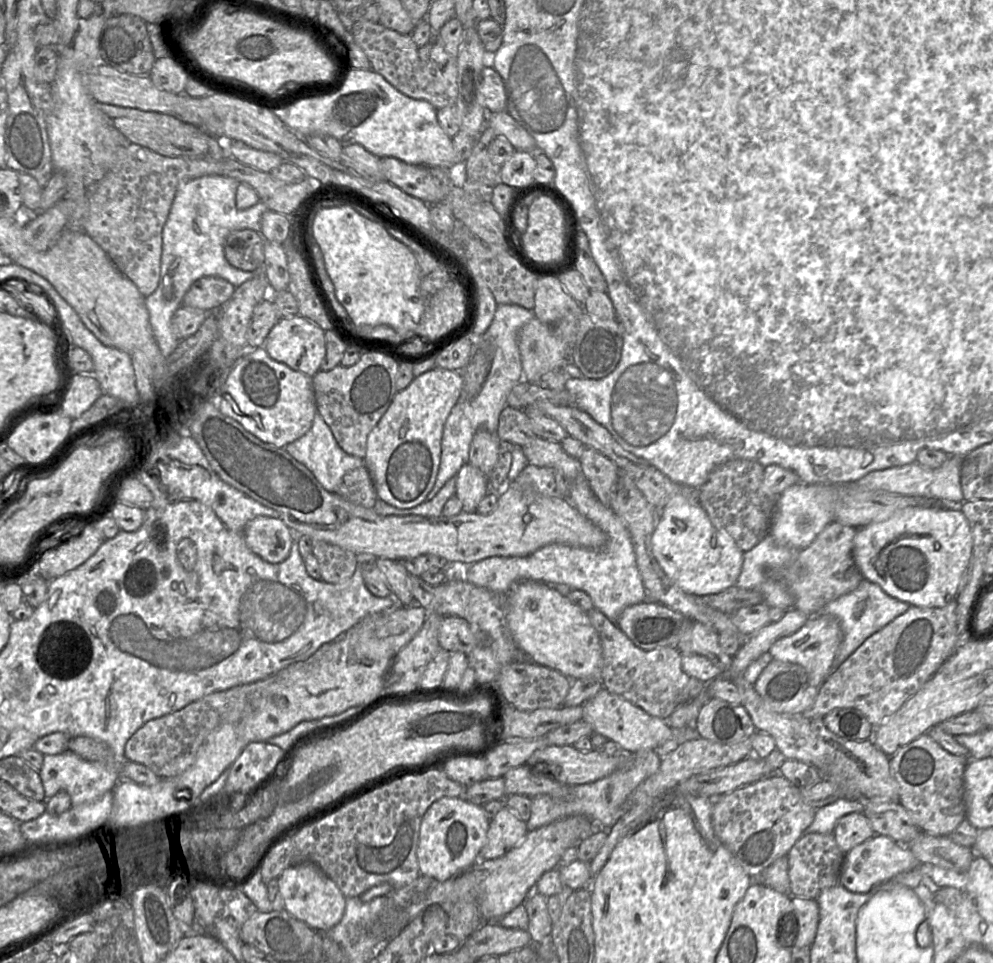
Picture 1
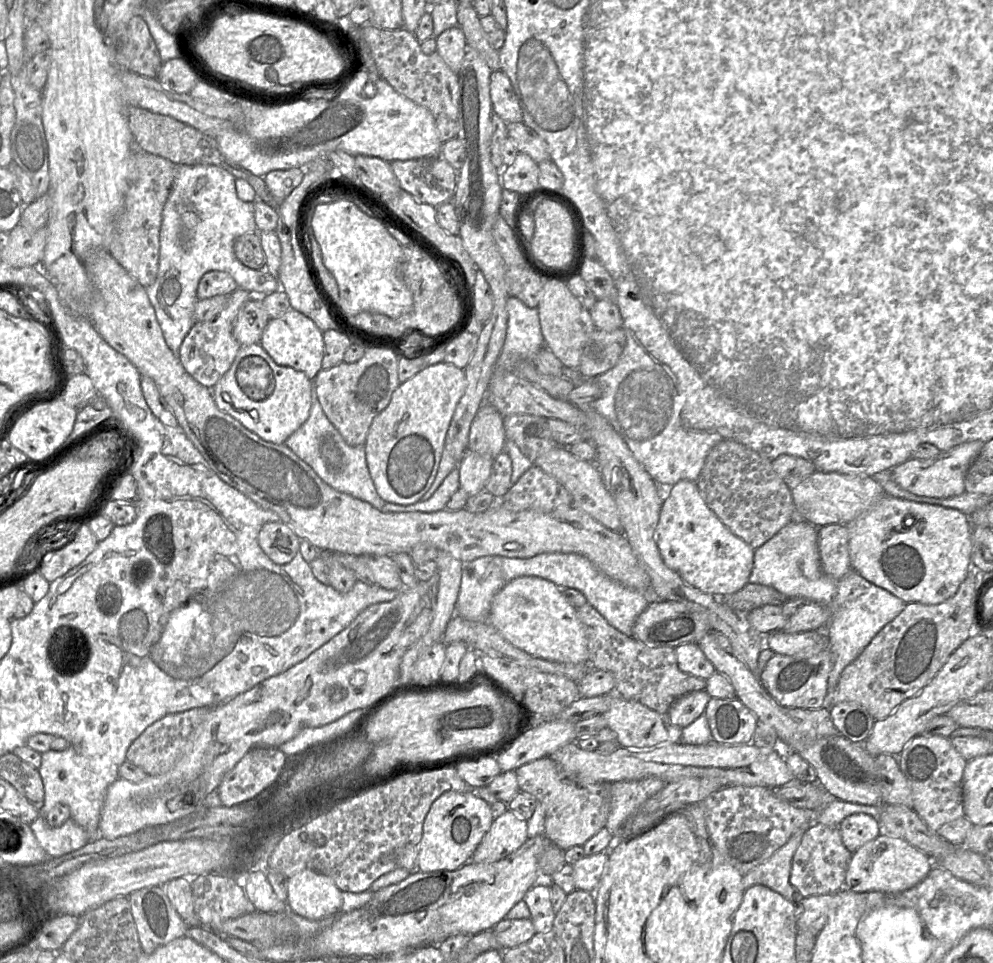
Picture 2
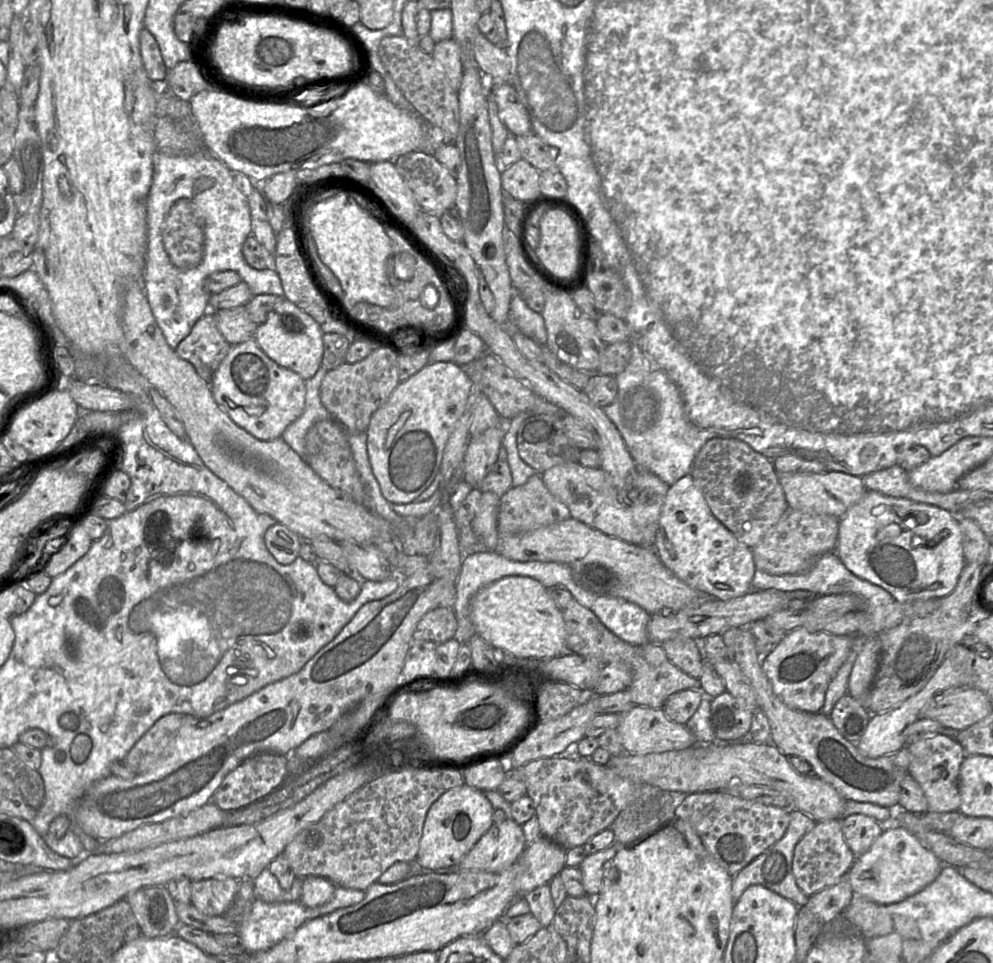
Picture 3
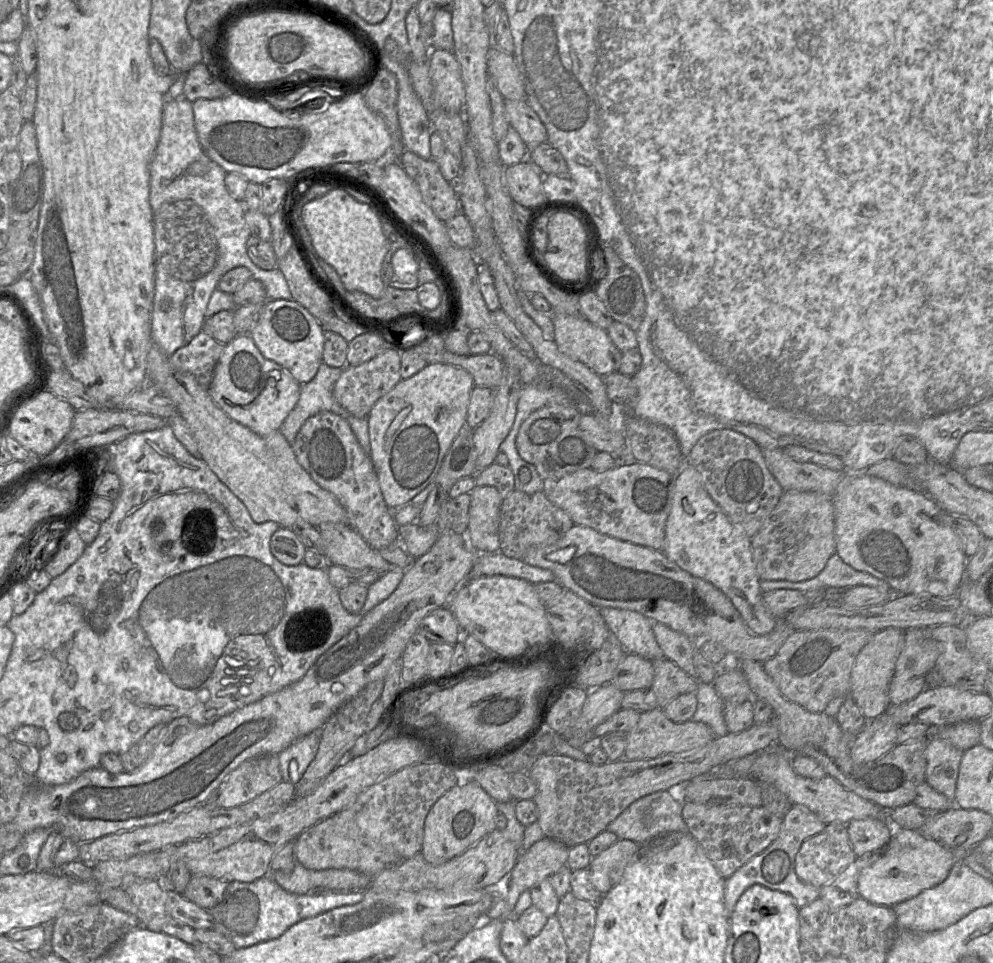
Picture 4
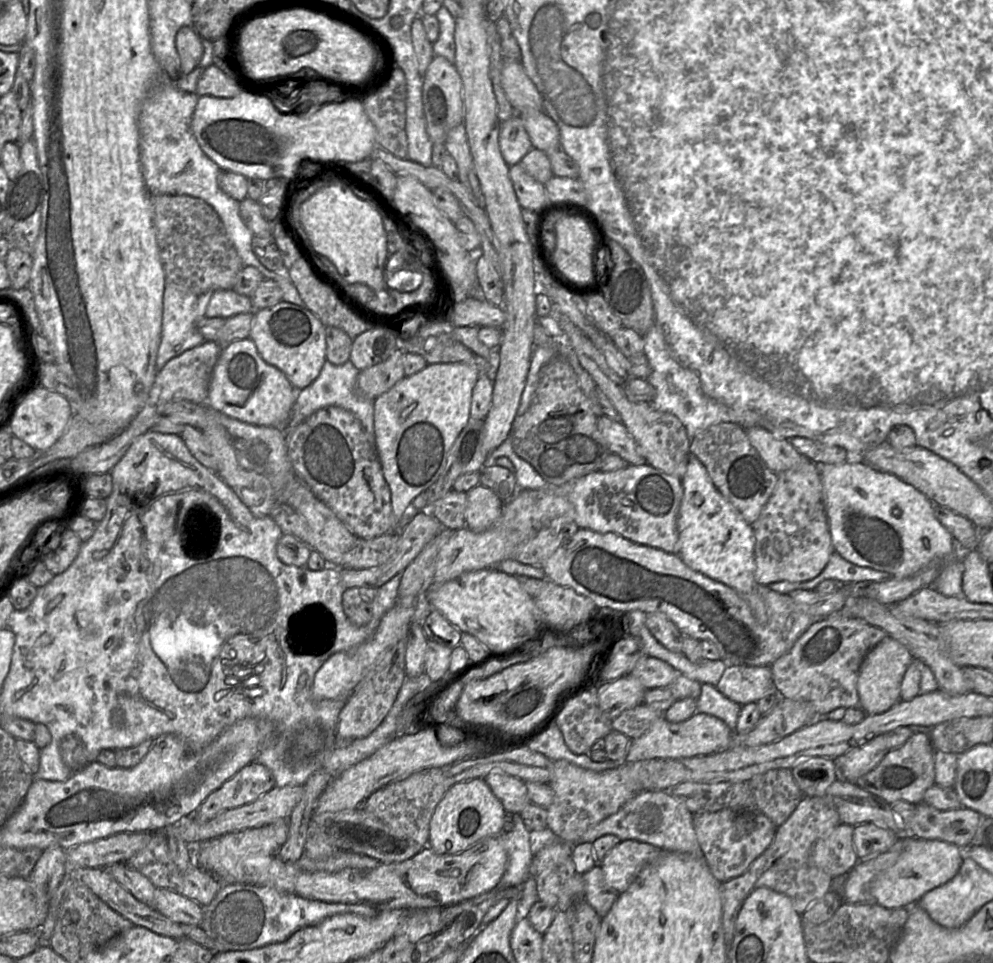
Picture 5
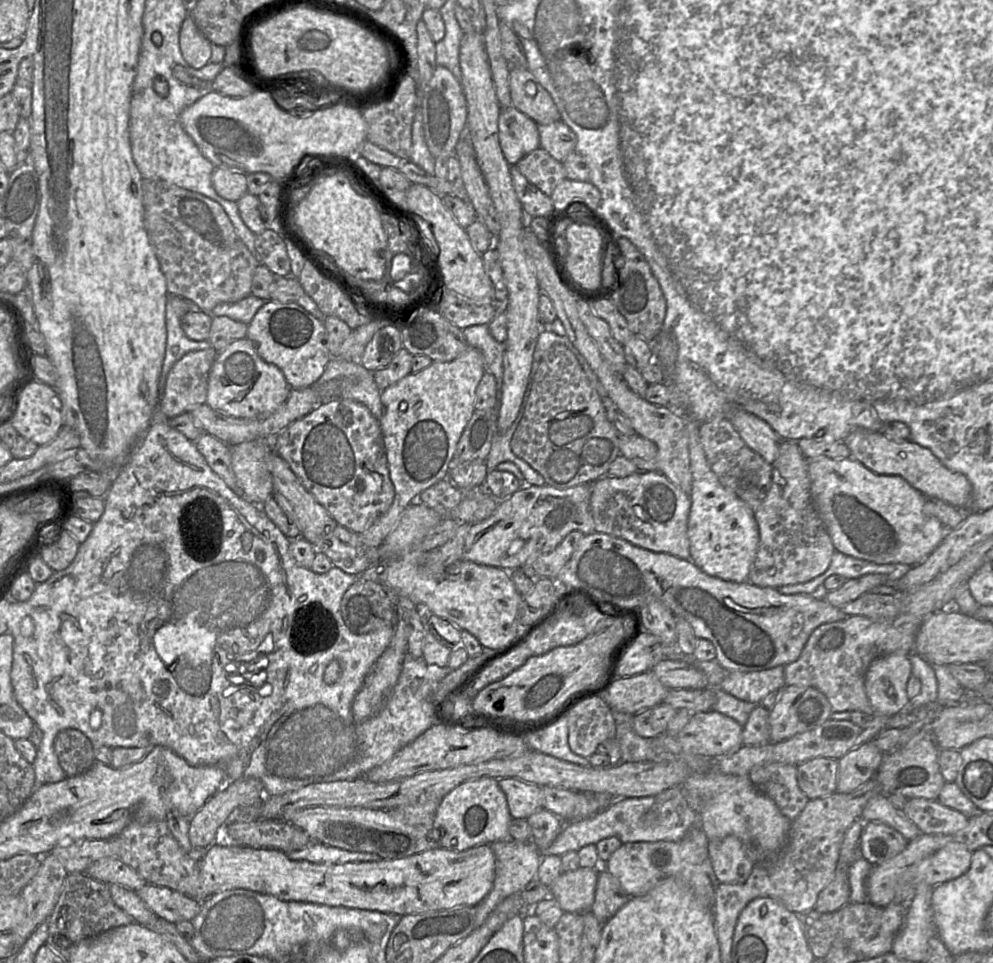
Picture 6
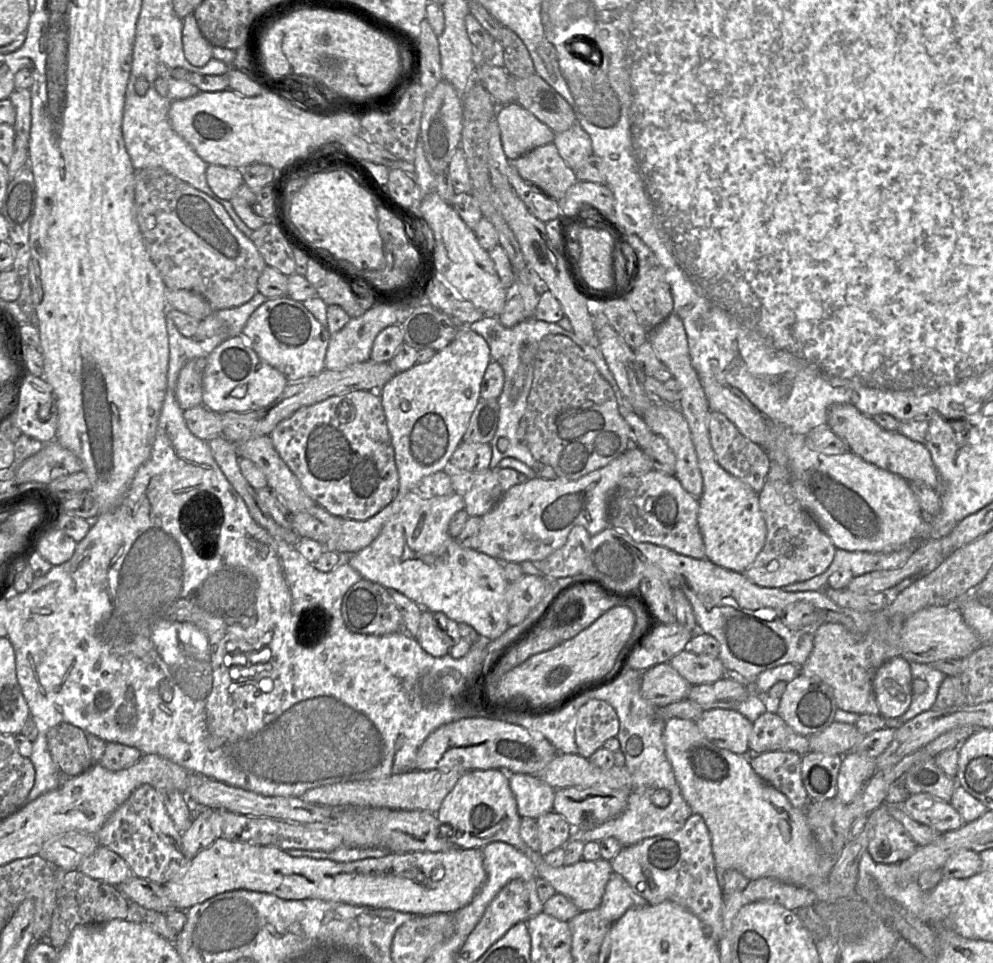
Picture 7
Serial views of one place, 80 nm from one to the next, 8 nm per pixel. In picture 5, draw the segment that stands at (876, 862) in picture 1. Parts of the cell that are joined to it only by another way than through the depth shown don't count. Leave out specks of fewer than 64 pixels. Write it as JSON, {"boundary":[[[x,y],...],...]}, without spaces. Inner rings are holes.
{"boundary":[[[910,835],[900,836],[898,841],[902,837],[906,841],[906,846],[897,861],[893,866],[878,874],[871,886],[871,892],[876,904],[886,908],[901,908],[913,905],[925,893],[951,880],[958,873],[964,860],[963,850],[954,844],[939,840],[916,838]]]}

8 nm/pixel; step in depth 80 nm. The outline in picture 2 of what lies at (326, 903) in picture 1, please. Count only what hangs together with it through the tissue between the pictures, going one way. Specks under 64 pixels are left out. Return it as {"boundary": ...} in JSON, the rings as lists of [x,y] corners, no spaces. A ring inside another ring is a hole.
{"boundary":[[[304,869],[288,878],[286,903],[291,913],[319,920],[341,913],[342,892],[327,875]]]}

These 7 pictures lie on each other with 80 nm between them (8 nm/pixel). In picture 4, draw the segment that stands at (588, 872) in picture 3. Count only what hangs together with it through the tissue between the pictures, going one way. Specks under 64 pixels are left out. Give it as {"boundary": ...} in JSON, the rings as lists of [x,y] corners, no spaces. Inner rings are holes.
{"boundary":[[[618,839],[609,848],[593,857],[590,865],[590,878],[594,887],[606,894],[613,887],[609,872],[612,869],[625,869],[635,858],[641,845],[632,840]]]}

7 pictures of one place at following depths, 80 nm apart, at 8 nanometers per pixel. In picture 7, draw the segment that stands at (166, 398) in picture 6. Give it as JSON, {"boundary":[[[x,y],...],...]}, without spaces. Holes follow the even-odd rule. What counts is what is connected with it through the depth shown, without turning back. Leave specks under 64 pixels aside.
{"boundary":[[[207,358],[188,361],[180,370],[175,397],[184,411],[203,405],[203,376]]]}

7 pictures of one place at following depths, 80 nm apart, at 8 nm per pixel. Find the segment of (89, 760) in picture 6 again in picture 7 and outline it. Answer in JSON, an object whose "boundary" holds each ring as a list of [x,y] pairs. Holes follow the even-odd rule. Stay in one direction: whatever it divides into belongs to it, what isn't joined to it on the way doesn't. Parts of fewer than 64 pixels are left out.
{"boundary":[[[60,723],[52,727],[47,733],[47,743],[51,756],[64,777],[75,777],[94,764],[87,734],[72,724]]]}

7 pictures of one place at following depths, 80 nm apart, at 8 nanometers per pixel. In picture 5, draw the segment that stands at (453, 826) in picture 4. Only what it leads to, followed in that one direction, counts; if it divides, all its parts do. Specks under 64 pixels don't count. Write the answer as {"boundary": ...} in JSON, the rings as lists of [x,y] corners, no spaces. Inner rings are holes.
{"boundary":[[[484,779],[463,781],[450,787],[435,808],[429,825],[427,846],[437,854],[465,851],[482,839],[502,833],[506,810]]]}

